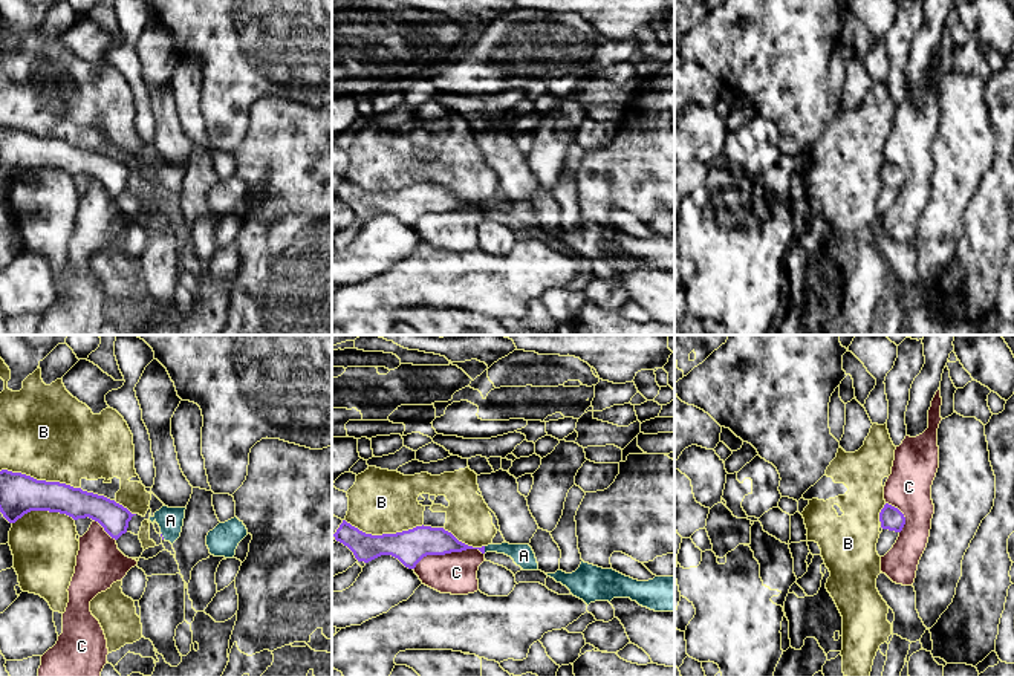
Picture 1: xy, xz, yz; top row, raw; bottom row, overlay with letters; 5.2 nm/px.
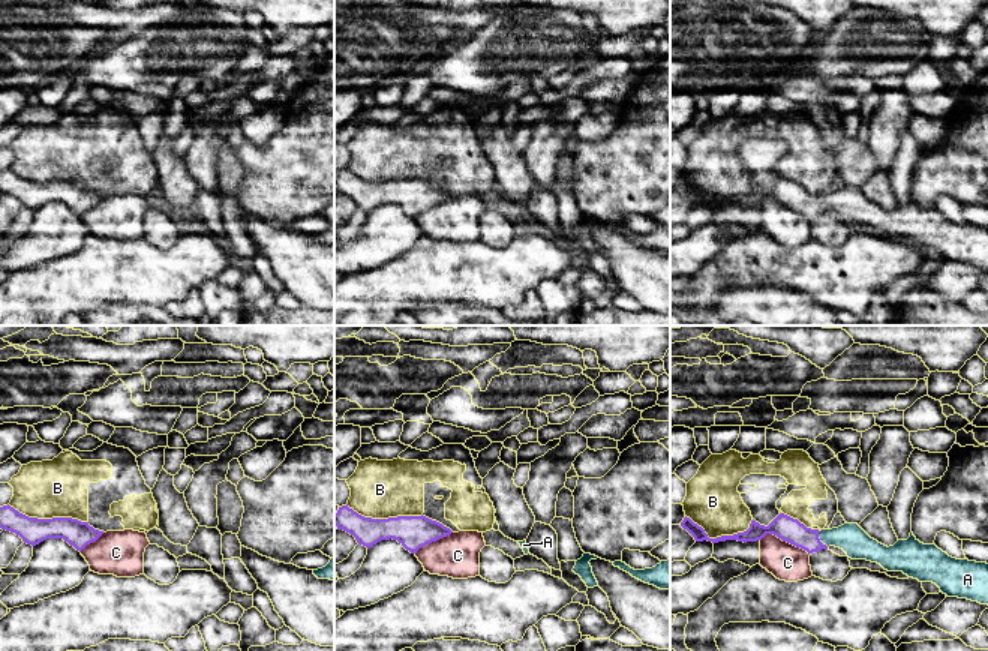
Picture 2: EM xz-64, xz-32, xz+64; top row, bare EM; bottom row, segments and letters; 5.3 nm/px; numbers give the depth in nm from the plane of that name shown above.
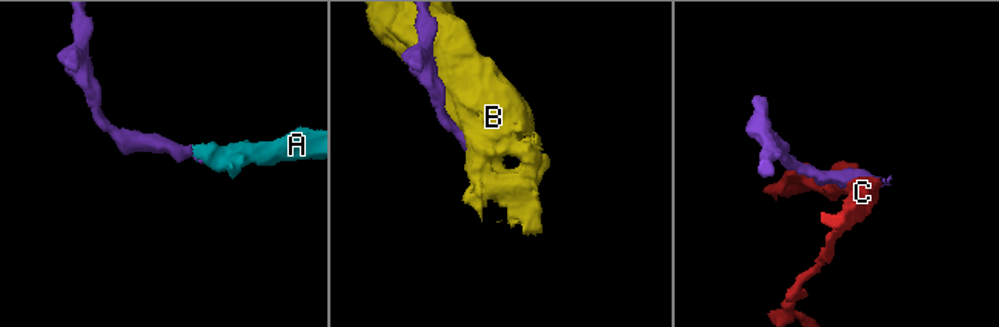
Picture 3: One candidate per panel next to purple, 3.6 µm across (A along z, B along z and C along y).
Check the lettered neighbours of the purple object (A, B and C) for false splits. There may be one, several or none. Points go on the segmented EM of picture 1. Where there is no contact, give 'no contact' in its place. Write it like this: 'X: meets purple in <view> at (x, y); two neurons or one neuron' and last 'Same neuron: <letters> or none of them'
A: meets purple in xz at (484, 549); one neuron
B: meets purple in xy at (40, 480); two neurons
C: meets purple in xz at (447, 552); two neurons
Same neuron: A

